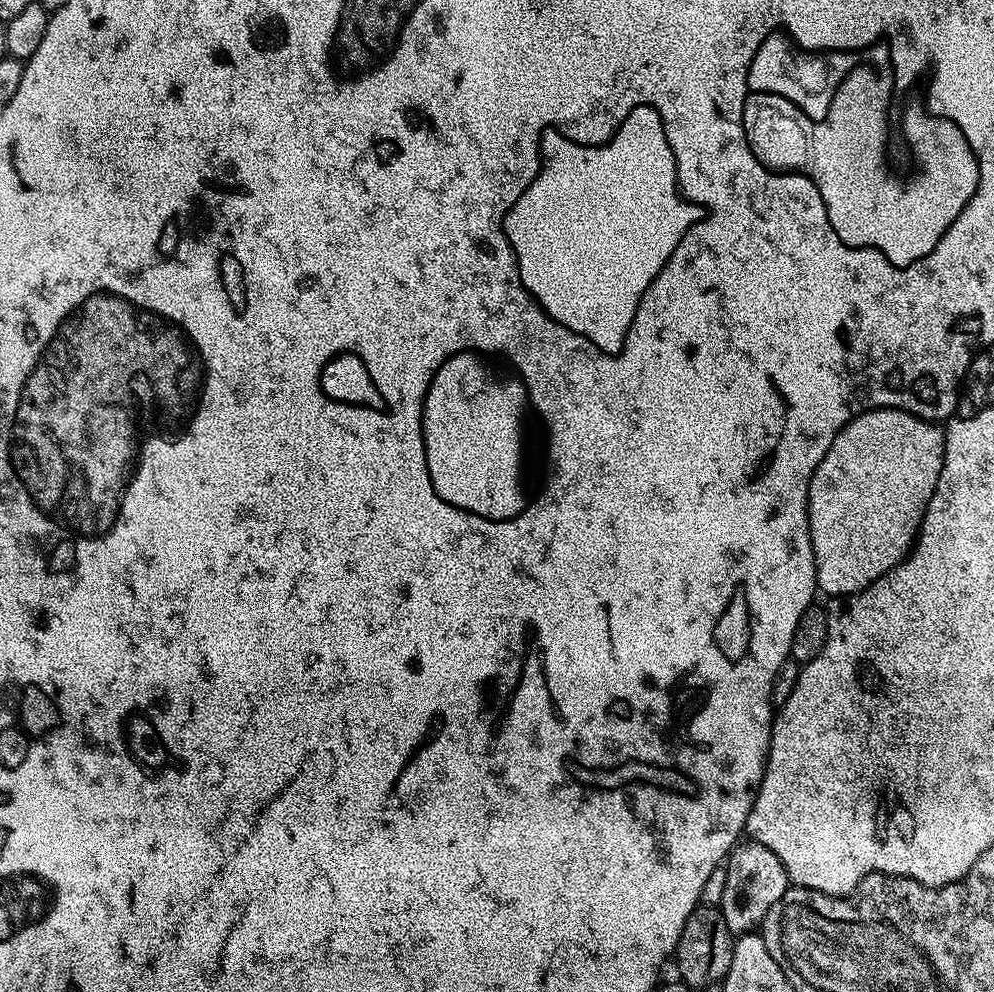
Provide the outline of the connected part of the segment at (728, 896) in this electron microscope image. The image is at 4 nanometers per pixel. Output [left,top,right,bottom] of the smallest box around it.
[719,840,790,936]

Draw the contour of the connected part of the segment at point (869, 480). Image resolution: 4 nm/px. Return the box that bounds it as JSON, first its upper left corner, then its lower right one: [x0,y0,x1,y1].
[808,408,944,598]

